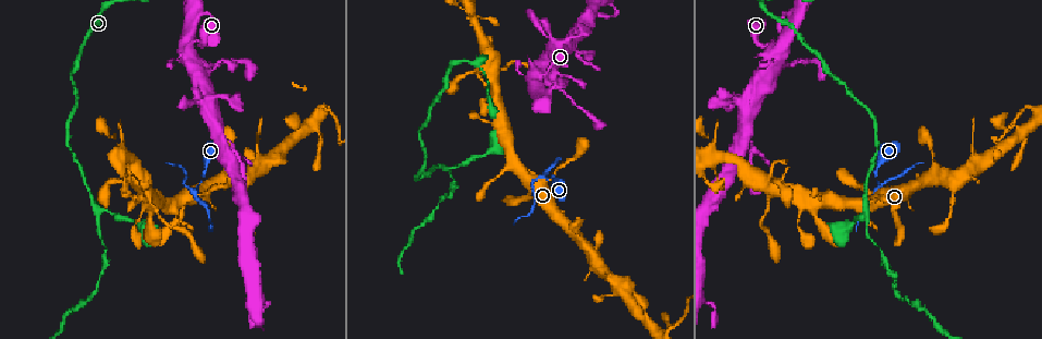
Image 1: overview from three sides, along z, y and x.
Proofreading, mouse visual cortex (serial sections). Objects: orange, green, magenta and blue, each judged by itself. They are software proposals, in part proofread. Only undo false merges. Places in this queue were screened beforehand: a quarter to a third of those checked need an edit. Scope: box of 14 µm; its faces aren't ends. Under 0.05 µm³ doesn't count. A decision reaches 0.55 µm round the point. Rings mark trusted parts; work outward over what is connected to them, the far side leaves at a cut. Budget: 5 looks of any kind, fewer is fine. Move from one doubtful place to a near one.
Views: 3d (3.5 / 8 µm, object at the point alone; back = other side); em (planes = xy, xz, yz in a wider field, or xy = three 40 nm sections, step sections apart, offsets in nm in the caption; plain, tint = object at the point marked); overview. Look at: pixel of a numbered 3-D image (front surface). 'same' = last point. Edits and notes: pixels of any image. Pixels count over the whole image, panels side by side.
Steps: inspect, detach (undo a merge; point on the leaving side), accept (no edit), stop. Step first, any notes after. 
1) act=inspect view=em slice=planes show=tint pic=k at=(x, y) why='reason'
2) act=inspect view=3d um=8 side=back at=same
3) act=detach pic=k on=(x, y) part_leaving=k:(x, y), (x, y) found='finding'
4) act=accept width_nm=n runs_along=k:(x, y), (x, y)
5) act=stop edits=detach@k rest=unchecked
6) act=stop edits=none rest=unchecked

act=inspect view=3d um=3.5 side=back pic=1 at=(868, 208) why='arms part here'

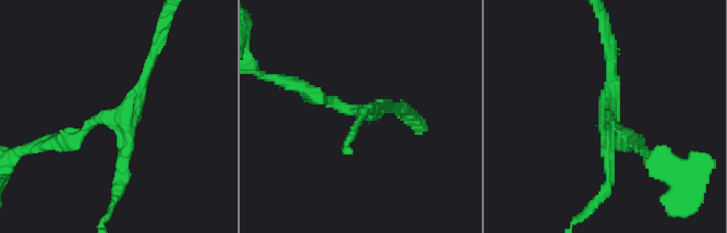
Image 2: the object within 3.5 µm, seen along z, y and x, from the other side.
act=inspect view=em slice=planes show=tint pic=2 at=(605, 112) arms=3 arm_widths_nm=150,150,150 why='now the EM'

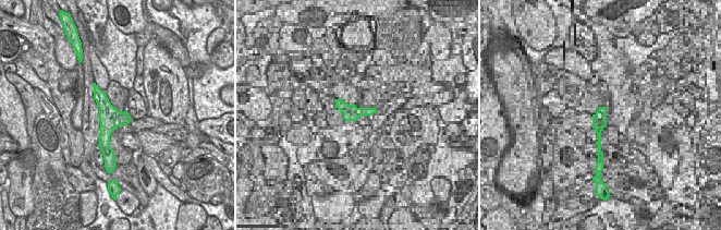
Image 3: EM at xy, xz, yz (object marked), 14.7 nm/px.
act=accept runs_along=2:(156, 51), (126, 114), (62, 138) found='one cell here'

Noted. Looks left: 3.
act=inspect view=3d um=3.5 pic=1 at=(876, 187) why='abrupt turn'

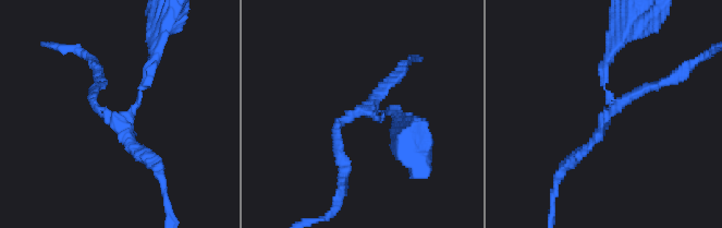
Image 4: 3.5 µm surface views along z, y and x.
act=inspect view=em slice=xy step=3 show=tint pic=4 at=(374, 115)

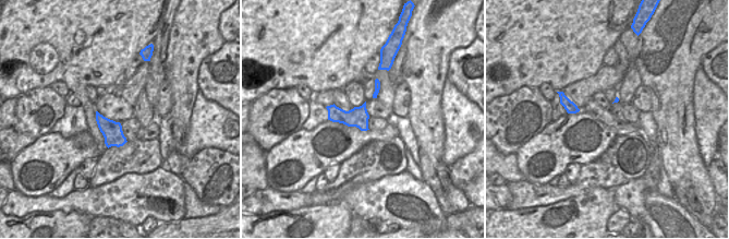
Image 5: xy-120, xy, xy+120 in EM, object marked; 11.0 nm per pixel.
act=accept width_nm=220 runs_along=4:(615, 45), (604, 64), (604, 119), (635, 92) found='one cell here'

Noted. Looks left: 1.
act=stop edits=none rest=unchecked

